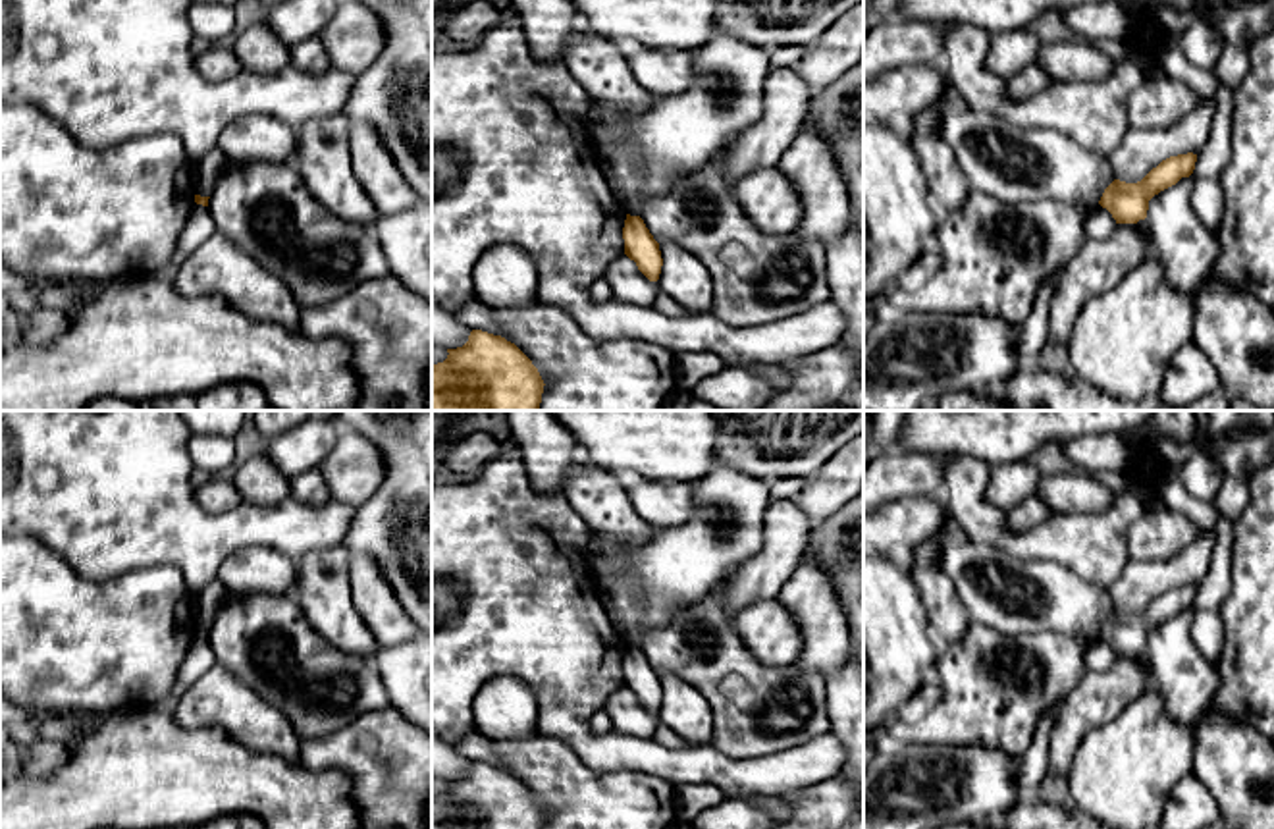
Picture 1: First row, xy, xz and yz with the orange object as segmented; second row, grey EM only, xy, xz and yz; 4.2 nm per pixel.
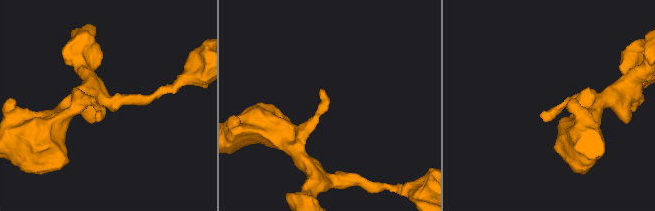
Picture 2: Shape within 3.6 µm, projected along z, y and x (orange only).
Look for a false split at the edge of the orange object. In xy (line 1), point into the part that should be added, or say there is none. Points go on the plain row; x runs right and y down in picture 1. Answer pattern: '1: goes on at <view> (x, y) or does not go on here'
1: does not go on here

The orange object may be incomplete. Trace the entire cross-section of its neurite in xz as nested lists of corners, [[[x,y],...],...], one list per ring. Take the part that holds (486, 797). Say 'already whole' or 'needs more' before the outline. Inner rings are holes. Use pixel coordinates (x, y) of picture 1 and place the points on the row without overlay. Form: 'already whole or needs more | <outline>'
already whole | [[[472,762],[463,779],[432,798],[432,829],[542,829],[544,812],[511,773]]]

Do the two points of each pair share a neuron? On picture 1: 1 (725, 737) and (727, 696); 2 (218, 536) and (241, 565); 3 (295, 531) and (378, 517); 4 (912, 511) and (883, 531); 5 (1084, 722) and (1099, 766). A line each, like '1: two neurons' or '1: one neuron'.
1: one neuron
2: two neurons
3: two neurons
4: one neuron
5: two neurons

